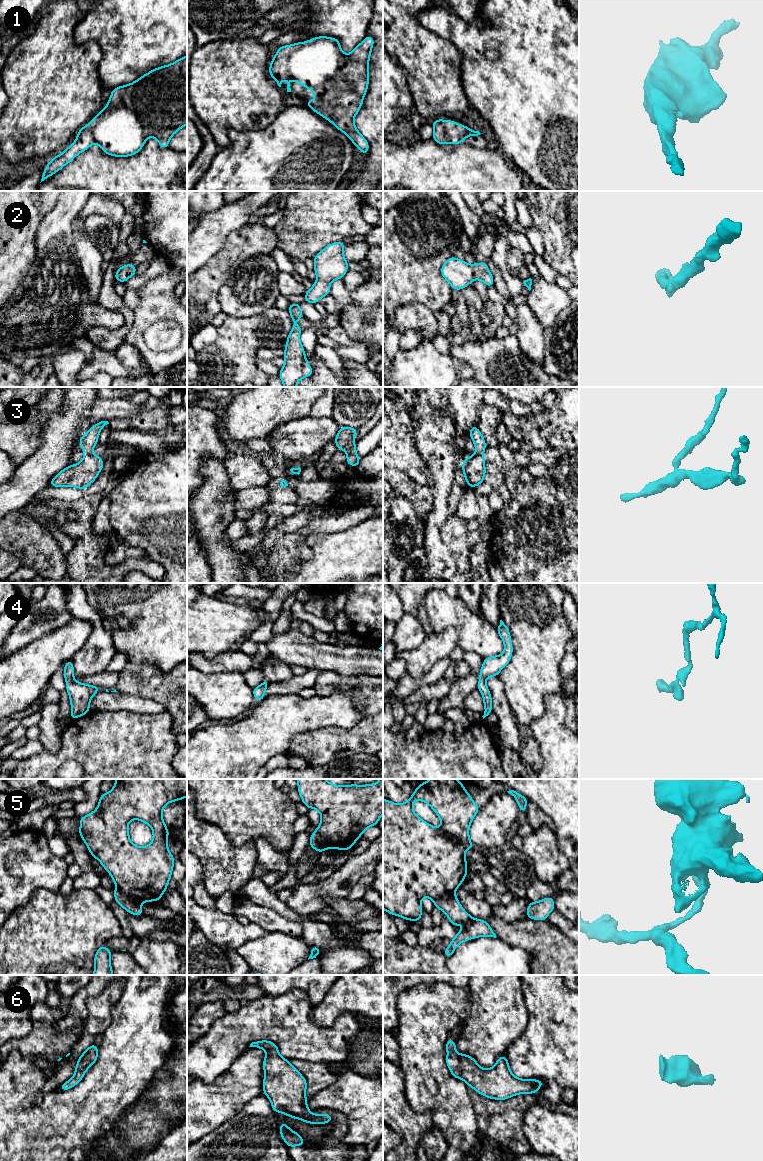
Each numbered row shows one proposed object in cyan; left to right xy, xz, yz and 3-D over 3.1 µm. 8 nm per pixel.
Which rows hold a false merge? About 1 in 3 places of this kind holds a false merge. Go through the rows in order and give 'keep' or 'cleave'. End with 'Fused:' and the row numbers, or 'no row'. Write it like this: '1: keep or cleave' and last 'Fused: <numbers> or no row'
1: keep
2: keep
3: keep
4: keep
5: cleave
6: keep
Fused: 5

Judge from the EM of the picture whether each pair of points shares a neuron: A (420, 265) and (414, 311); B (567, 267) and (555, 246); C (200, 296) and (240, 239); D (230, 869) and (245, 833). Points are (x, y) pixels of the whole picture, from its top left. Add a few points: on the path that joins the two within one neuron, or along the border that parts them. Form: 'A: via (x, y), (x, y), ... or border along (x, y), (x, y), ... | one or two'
A: border along (433, 312), (410, 303), (394, 314) | two
B: via (567, 262), (567, 258), (560, 251) | one
C: via (206, 282), (233, 253) | one
D: border along (222, 830), (237, 846), (250, 841), (254, 843) | two

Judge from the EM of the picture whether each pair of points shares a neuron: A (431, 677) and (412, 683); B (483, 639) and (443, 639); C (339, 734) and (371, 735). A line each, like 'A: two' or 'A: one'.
A: one
B: two
C: one

